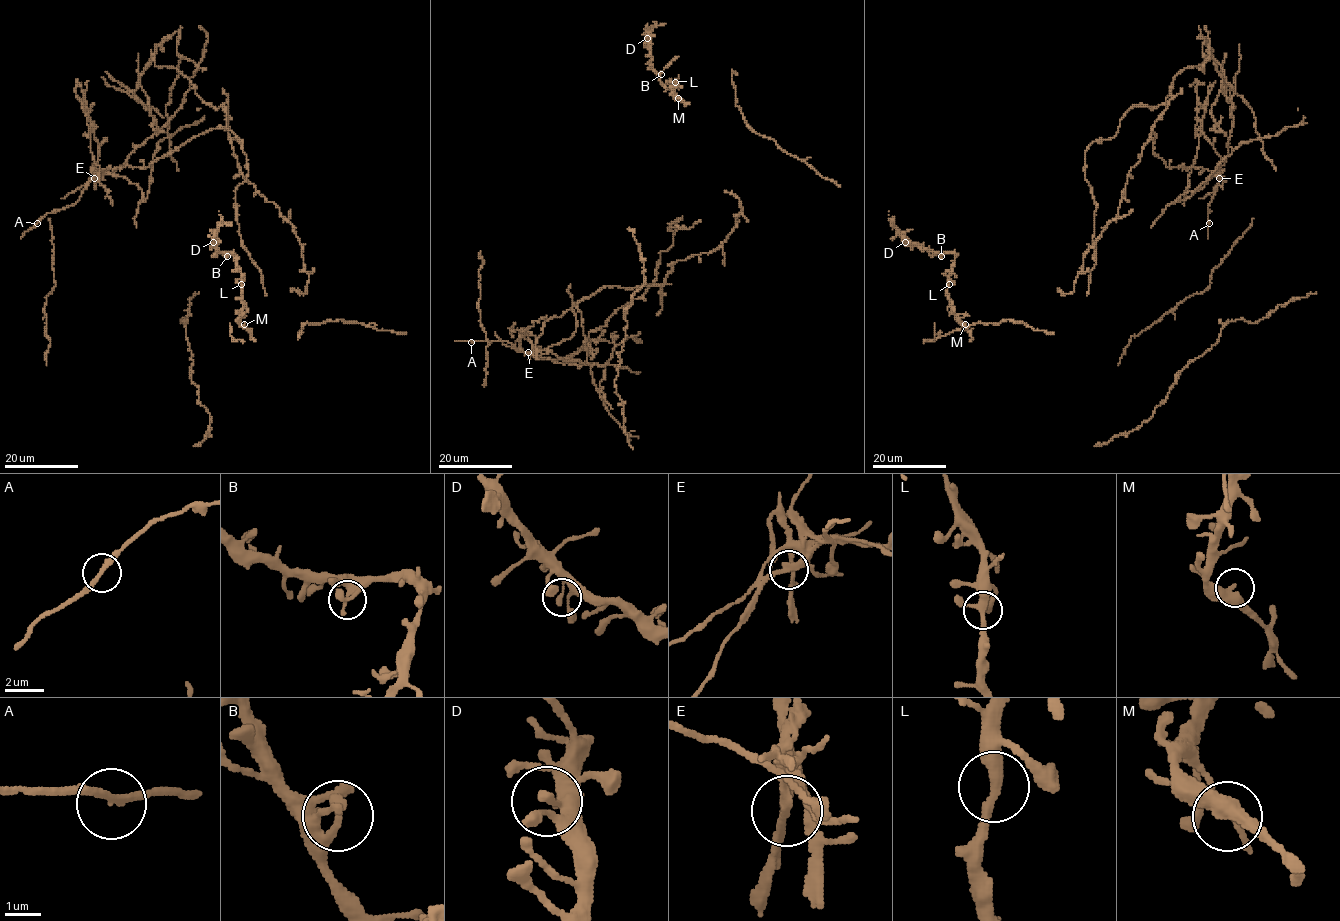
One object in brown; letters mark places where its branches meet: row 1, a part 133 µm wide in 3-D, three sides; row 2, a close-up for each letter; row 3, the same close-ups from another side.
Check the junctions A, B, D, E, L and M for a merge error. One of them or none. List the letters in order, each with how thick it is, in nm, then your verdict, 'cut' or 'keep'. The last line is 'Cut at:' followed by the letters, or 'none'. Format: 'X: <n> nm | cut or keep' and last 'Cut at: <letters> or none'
A: 200 nm | keep
B: 280 nm | keep
D: 280 nm | keep
E: 280 nm | cut
L: 280 nm | keep
M: 340 nm | keep
Cut at: E

